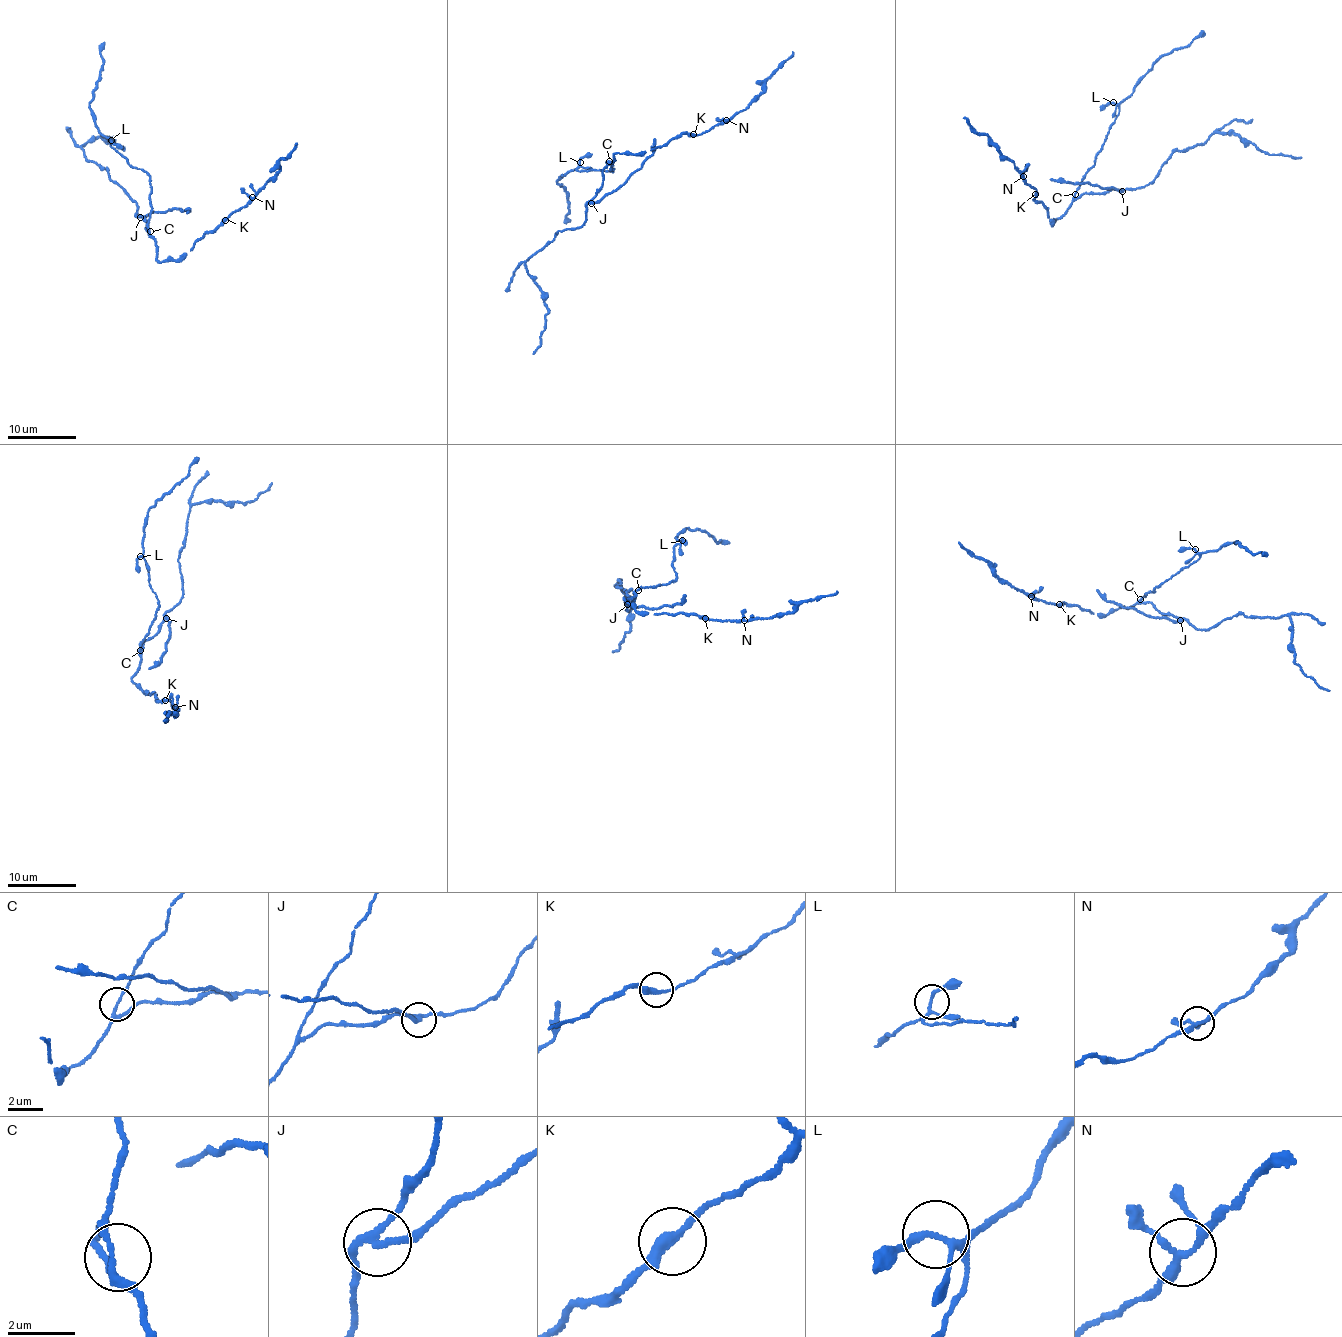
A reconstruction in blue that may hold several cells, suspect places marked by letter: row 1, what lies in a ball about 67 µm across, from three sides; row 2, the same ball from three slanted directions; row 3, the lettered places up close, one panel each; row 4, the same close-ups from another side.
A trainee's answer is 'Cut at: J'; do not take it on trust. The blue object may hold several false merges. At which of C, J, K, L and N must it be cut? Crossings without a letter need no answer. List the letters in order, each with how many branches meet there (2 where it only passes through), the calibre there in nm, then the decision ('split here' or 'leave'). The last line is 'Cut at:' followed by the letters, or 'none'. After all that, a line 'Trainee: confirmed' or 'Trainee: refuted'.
C: 3 branches meet; 180 nm thick; leave
J: 3 branches meet; 180 nm thick; split here
K: 2 branches meet; 280 nm thick; leave
L: 4 branches meet; 160 nm thick; leave
N: 4 branches meet; 200 nm thick; leave
Cut at: J
Trainee: confirmed

